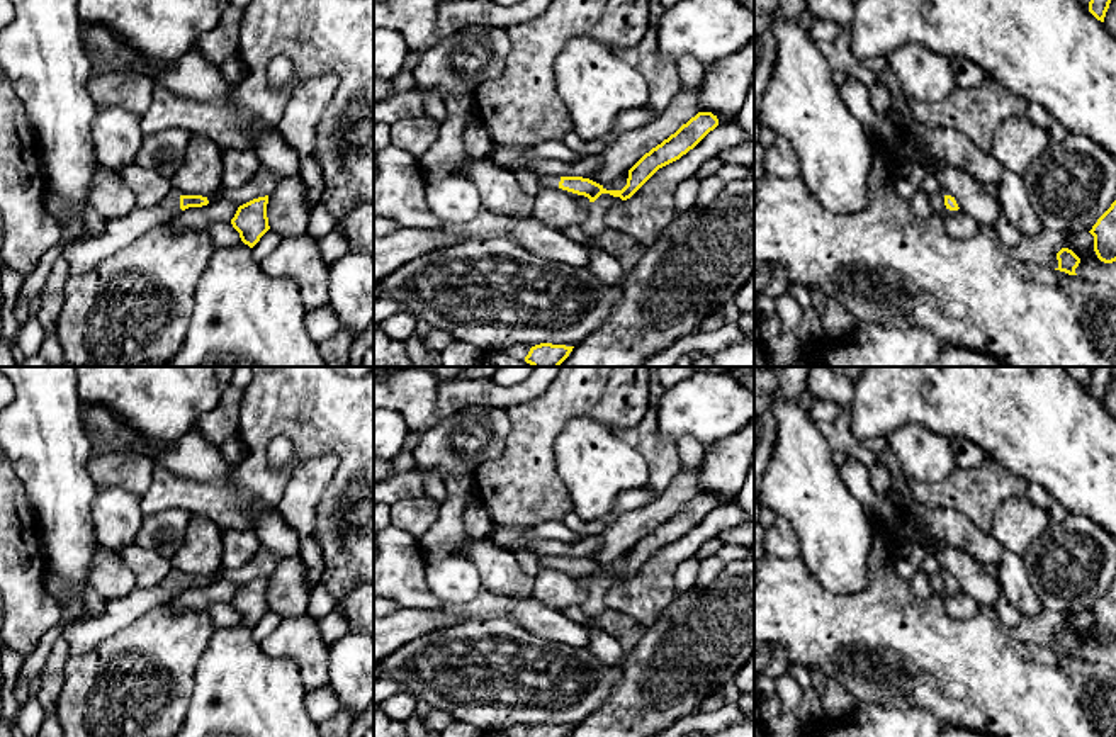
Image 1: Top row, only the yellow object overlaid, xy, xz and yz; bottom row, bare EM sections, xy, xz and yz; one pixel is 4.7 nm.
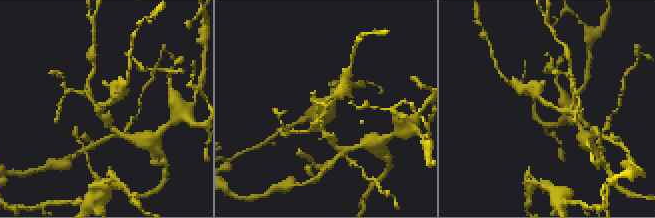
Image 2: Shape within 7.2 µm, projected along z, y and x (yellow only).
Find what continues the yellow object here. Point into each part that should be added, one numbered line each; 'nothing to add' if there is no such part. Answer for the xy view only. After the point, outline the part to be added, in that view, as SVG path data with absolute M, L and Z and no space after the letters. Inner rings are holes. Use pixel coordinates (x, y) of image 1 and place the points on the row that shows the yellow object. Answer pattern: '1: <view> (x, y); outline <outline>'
1: xy (82, 255); outline M172 192L163 202L151 209L136 207L129 214L107 221L100 236L87 236L65 250L63 256L70 263L70 277L87 273L93 265L121 251L146 231L172 222L180 209L180 194Z

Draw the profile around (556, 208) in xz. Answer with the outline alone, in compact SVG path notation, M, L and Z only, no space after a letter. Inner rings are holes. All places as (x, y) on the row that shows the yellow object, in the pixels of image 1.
M540 188L532 217L547 228L564 231L579 226L588 216L589 199L562 188Z

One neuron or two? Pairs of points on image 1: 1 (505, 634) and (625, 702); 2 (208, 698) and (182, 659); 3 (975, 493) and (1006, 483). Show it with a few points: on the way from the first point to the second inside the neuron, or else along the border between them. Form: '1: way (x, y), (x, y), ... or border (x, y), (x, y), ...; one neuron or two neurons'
1: border (622, 664), (622, 675), (612, 695), (586, 719); two neurons
2: border (209, 642), (196, 668), (196, 686), (186, 719); two neurons
3: way (982, 489), (991, 483), (999, 483); one neuron

